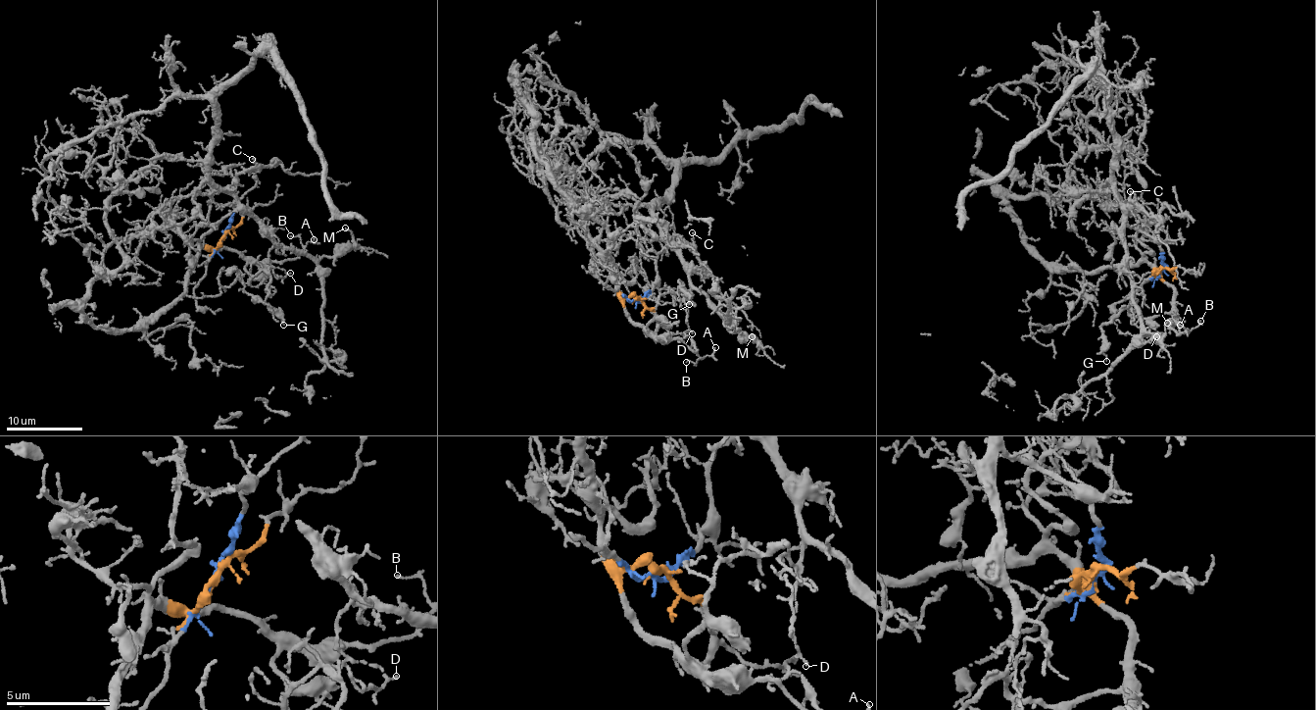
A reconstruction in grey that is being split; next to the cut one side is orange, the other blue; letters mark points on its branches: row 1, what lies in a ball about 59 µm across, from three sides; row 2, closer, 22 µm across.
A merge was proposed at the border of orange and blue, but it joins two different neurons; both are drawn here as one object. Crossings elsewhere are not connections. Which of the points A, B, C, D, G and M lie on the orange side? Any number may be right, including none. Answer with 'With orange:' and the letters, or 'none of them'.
With orange: A, B, G

